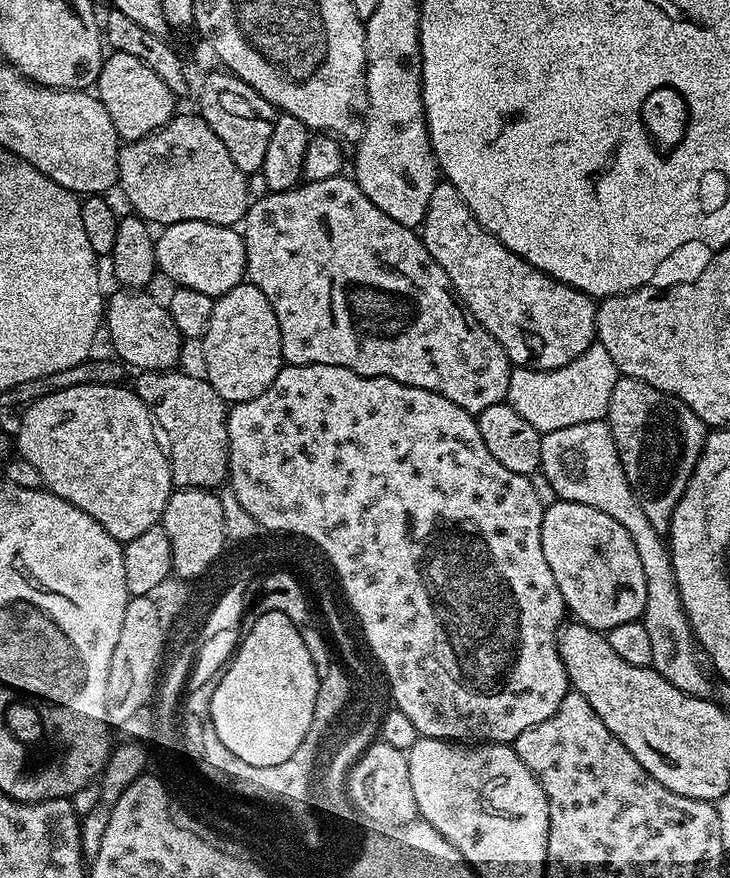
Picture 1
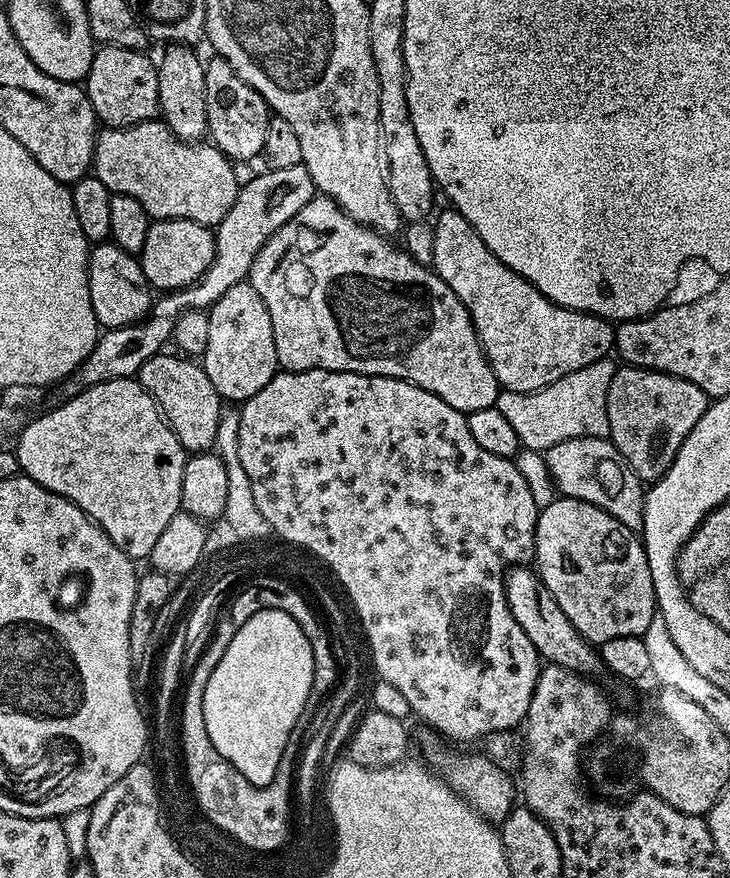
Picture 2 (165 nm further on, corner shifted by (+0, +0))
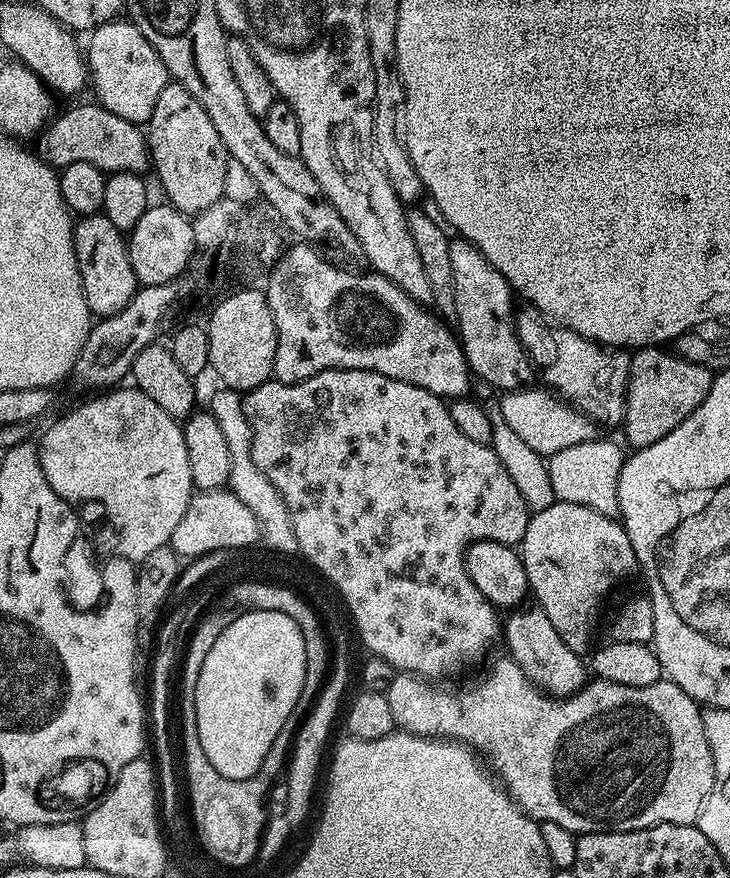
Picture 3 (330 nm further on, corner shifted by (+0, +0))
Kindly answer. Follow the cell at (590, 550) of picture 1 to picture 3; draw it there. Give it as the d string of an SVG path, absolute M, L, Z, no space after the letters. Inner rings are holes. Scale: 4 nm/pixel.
M557 502L529 515L526 534L518 545L518 551L526 566L526 578L534 600L536 596L535 603L546 614L546 618L550 618L554 630L562 634L562 642L566 642L570 650L587 653L593 647L592 635L596 632L596 619L600 616L600 607L603 606L608 591L638 568L634 546L630 546L630 538L623 523L606 514L598 514L598 510L590 510L586 506Z

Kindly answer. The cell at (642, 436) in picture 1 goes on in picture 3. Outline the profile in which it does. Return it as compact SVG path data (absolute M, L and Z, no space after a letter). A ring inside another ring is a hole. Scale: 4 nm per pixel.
M664 346L638 348L631 353L628 392L624 395L624 436L633 449L645 448L658 438L666 438L674 426L686 422L710 394L713 369L683 360Z

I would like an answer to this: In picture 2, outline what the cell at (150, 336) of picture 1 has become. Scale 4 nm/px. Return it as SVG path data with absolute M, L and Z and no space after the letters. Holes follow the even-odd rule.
M111 242L97 243L89 251L88 285L96 321L104 330L139 324L148 315L154 303L154 289L149 284L139 259Z

